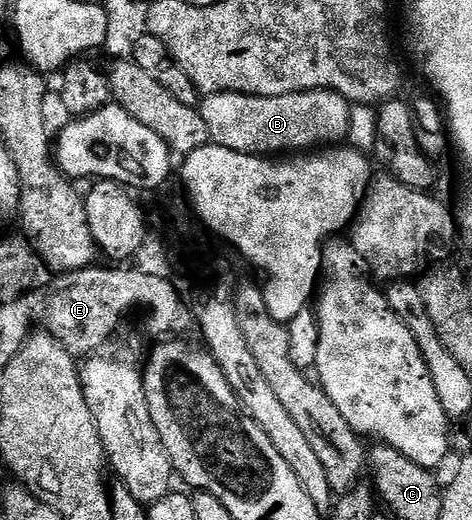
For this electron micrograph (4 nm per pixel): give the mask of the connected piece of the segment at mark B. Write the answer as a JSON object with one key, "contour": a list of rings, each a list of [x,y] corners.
{"contour":[[[222,91],[206,96],[198,104],[197,110],[209,129],[210,142],[214,146],[246,155],[271,157],[276,153],[303,153],[308,149],[319,149],[346,140],[351,108],[352,104],[336,91],[302,91],[281,97]]]}

